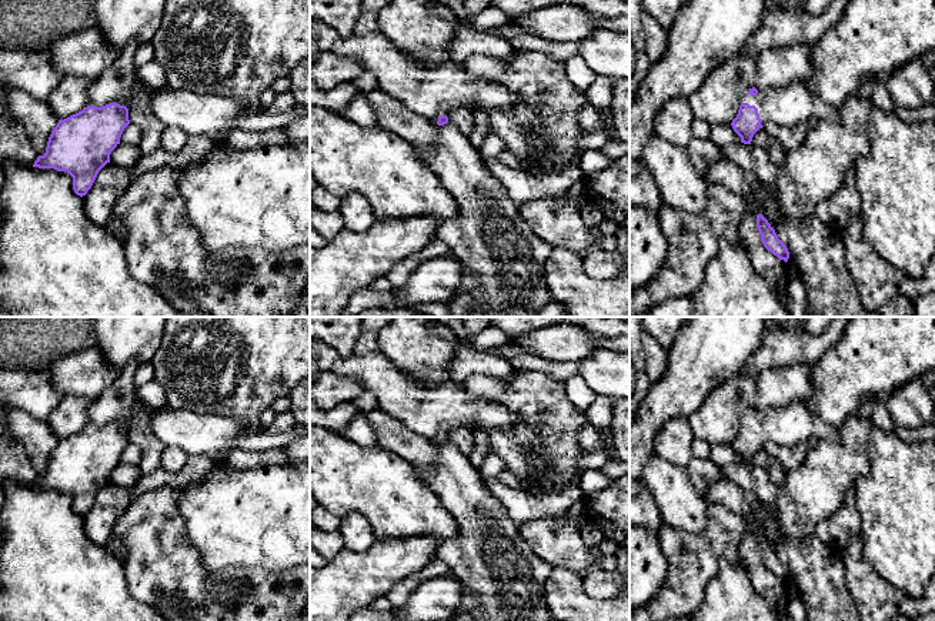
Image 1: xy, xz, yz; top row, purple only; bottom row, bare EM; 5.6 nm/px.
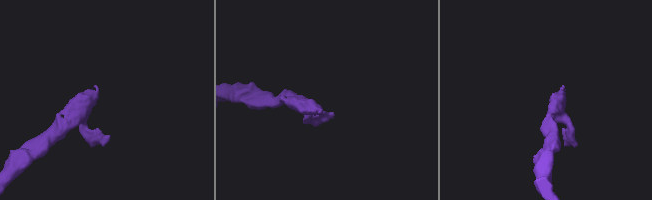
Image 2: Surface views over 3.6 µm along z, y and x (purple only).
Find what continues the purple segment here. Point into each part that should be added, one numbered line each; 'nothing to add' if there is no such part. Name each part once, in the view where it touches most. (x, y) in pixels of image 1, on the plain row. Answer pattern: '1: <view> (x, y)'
1: yz (787, 426)

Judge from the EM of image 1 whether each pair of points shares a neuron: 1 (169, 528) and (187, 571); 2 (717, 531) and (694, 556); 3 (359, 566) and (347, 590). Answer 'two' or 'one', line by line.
1: one
2: one
3: one

